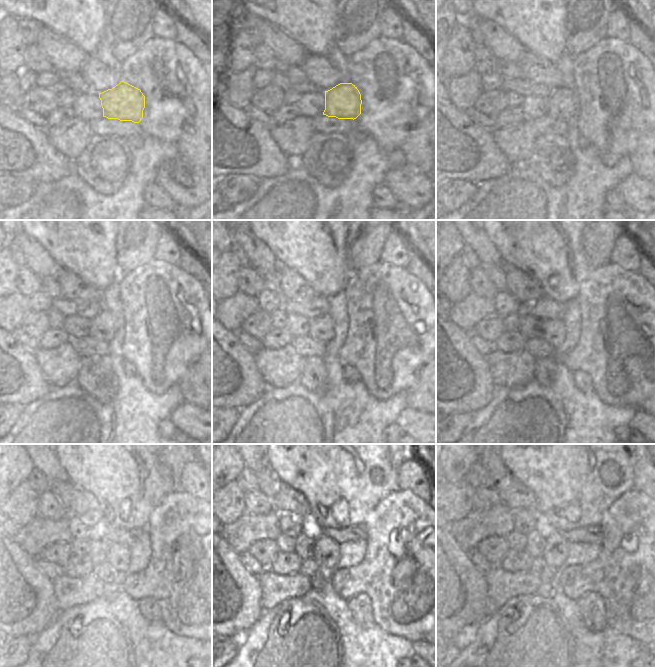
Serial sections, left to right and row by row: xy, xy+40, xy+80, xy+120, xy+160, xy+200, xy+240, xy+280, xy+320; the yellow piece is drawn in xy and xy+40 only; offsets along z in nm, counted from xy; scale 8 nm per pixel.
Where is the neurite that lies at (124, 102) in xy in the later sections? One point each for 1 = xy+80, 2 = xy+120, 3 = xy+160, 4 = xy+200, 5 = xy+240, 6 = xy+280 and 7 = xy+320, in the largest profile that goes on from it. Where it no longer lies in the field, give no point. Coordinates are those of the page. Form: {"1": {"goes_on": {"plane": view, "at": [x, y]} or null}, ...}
{"1": {"goes_on": {"plane": "xy+80", "at": [563, 103]}}, "2": {"goes_on": {"plane": "xy+120", "at": [104, 327]}}, "3": {"goes_on": {"plane": "xy+160", "at": [322, 329]}}, "4": {"goes_on": {"plane": "xy+200", "at": [550, 329]}}, "5": {"goes_on": {"plane": "xy+240", "at": [106, 555]}}, "6": {"goes_on": {"plane": "xy+280", "at": [328, 552]}}, "7": {"goes_on": {"plane": "xy+320", "at": [554, 554]}}}

